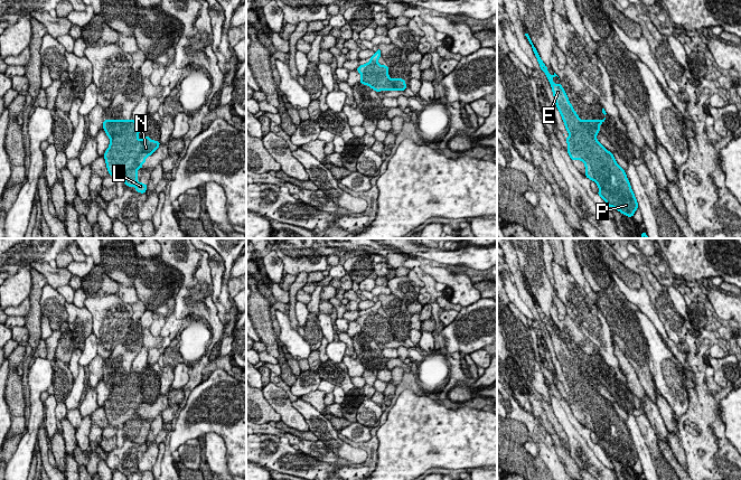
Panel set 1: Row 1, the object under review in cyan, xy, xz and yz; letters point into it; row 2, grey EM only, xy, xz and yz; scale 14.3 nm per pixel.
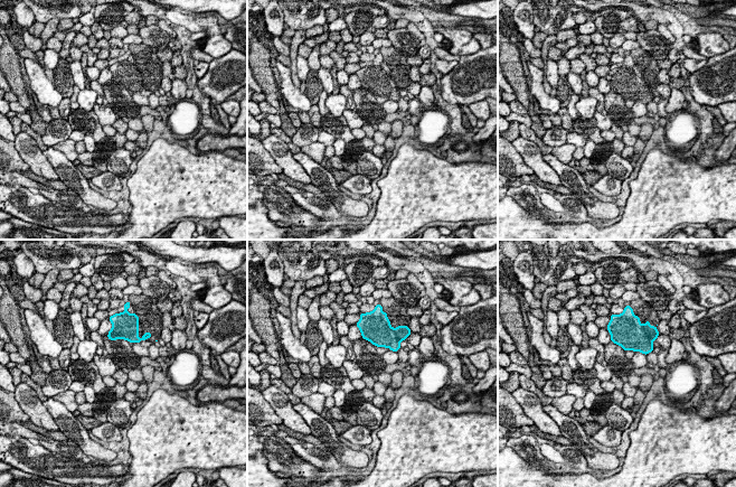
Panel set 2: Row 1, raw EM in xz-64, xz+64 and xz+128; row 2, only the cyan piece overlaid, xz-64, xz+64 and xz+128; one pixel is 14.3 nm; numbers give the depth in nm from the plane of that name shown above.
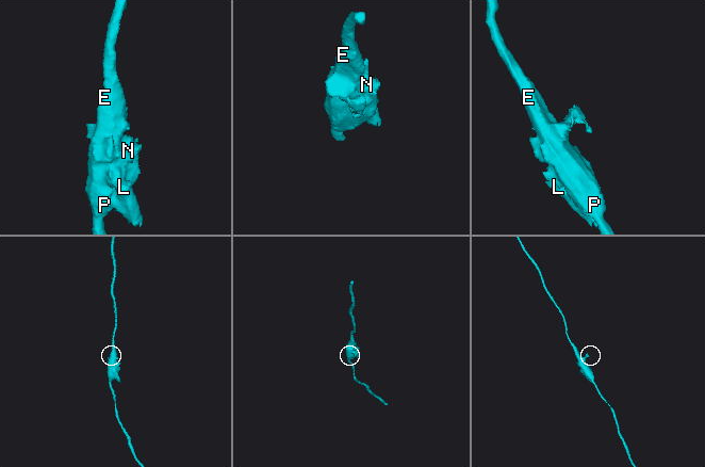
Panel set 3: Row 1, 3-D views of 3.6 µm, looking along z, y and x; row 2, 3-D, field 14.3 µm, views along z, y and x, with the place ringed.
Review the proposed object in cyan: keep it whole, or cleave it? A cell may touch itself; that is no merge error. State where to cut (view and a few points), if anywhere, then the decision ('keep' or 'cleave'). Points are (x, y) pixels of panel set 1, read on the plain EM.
cut none; keep

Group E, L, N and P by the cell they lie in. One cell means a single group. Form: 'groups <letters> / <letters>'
groups E L N P

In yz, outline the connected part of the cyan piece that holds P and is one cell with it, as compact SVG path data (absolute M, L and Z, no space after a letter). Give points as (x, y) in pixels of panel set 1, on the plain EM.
M525 284L536 307L541 320L545 323L554 347L556 358L562 367L569 388L568 404L571 411L581 411L585 417L585 427L599 437L598 445L607 457L617 460L622 465L634 468L638 453L631 440L625 421L617 414L613 405L608 402L597 389L603 370L581 370L562 338L561 333L554 335L553 328L541 310L528 284Z

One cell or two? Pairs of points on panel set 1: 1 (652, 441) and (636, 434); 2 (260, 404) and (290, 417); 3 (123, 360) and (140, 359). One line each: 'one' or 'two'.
1: two
2: two
3: two

